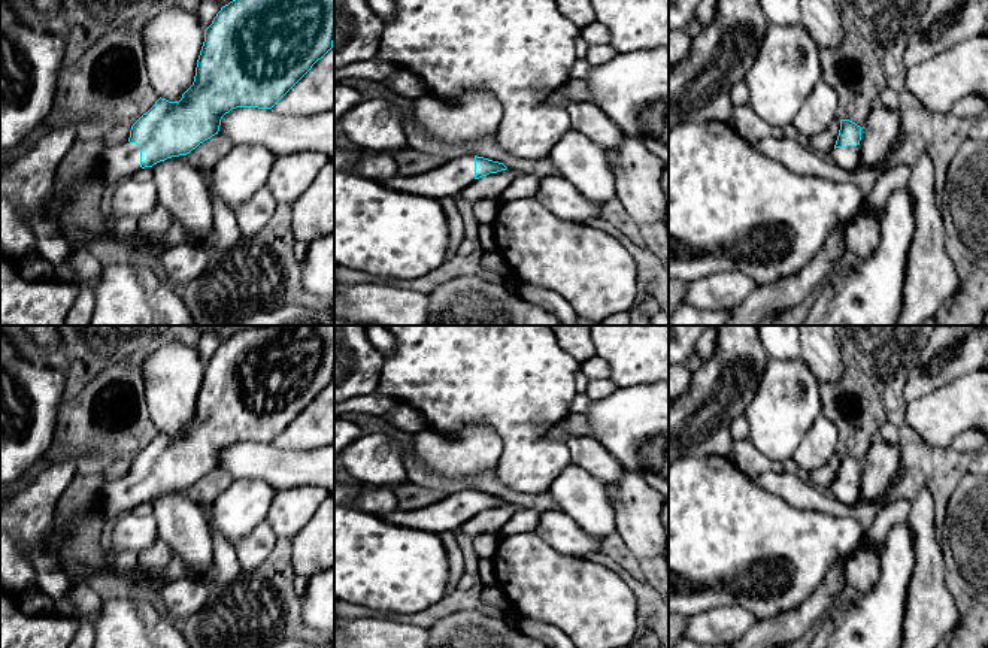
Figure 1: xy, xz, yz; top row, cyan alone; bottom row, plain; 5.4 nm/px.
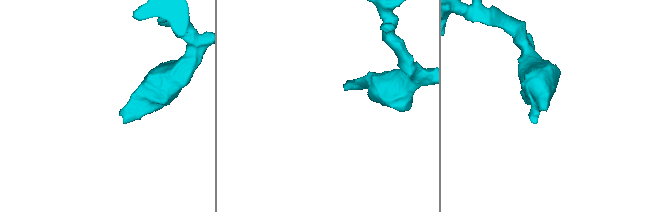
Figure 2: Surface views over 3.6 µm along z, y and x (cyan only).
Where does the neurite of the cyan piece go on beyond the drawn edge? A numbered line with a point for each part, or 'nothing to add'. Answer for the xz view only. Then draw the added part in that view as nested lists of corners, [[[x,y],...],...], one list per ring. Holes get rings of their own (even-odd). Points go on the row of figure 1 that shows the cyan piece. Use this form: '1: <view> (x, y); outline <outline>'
1: xz (449, 179); outline [[[466,154],[448,160],[443,166],[427,173],[413,176],[394,176],[379,181],[382,185],[440,200],[443,197],[457,197],[466,187],[475,181],[475,155]]]

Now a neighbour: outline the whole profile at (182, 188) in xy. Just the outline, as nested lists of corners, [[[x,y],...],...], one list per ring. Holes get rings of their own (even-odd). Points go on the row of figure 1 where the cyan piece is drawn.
[[[172,157],[152,166],[161,203],[190,234],[206,239],[213,233],[213,208],[206,175],[201,169]]]

